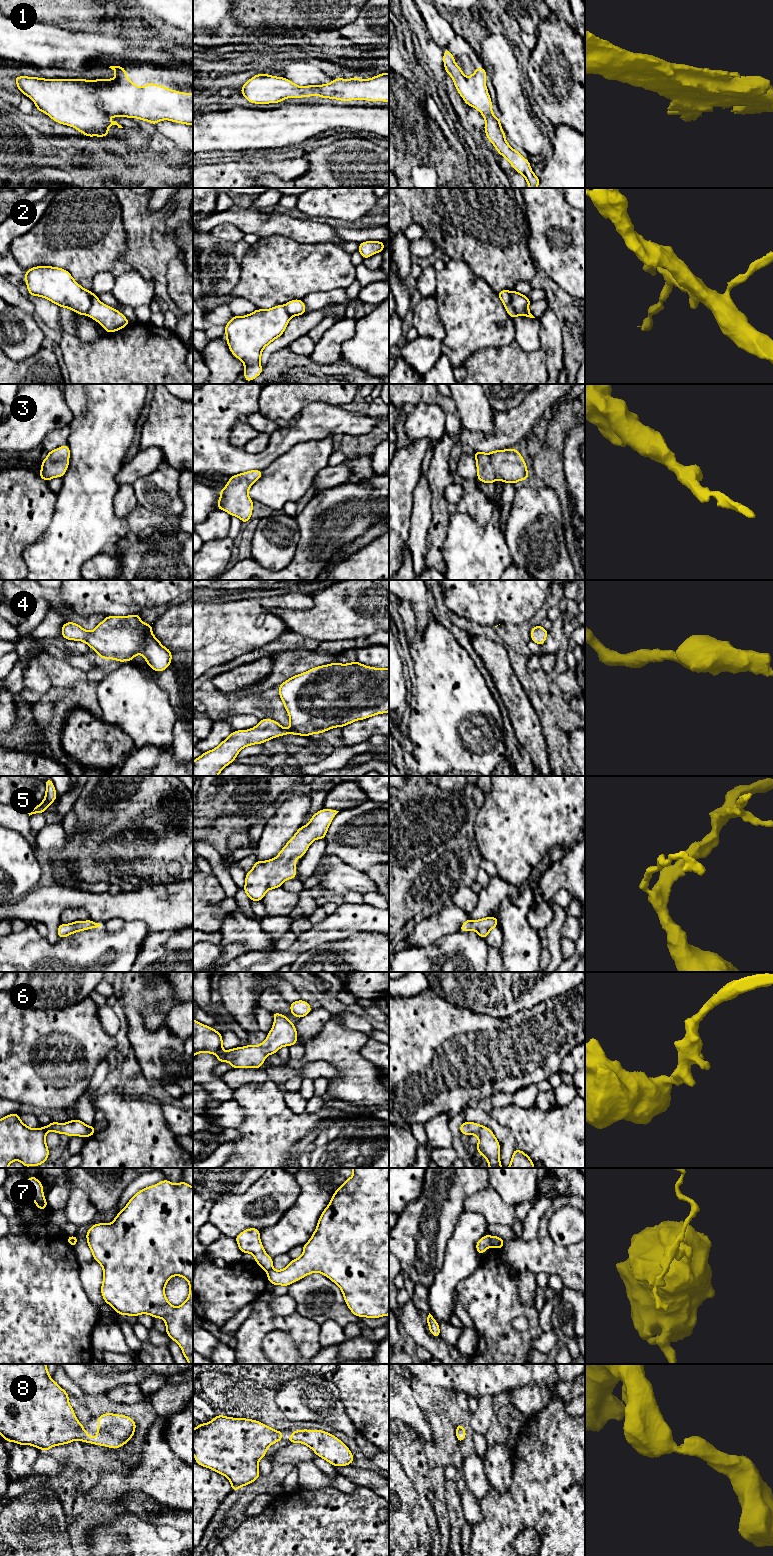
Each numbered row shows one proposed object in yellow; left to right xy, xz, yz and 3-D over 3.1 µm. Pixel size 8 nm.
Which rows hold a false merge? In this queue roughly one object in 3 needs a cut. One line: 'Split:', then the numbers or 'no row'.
Split: 2, 7

